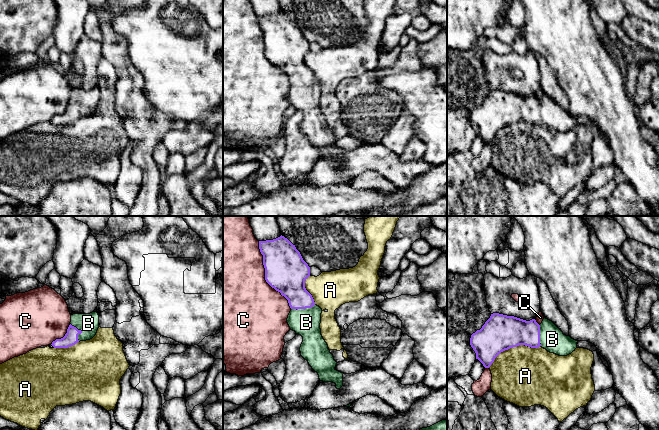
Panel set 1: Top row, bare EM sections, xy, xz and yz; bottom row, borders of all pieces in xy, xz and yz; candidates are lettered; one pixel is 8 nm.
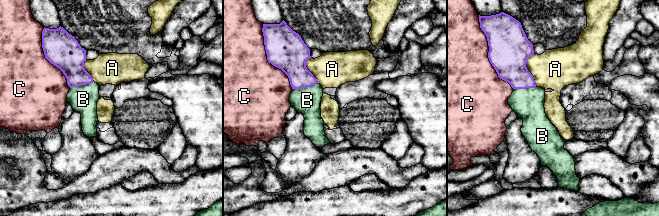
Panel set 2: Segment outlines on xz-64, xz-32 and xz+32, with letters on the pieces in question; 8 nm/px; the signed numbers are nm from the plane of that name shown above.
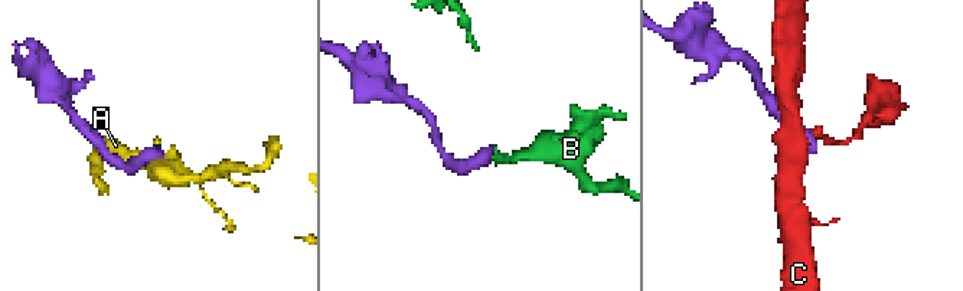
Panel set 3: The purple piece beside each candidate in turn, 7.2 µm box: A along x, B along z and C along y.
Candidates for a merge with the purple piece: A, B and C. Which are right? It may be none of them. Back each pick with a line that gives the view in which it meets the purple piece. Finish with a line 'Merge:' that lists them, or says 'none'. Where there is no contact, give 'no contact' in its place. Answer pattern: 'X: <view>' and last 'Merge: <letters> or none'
B: xz
Merge: B

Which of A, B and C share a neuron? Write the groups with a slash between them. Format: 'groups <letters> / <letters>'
groups A / B / C

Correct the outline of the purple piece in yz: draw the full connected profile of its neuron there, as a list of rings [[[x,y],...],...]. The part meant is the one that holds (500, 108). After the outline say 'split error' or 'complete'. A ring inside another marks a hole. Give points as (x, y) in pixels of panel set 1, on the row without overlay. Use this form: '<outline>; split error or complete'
[[[499,89],[491,90],[480,106],[471,111],[470,121],[485,144],[489,144],[503,127],[519,121],[542,123],[550,129],[567,132],[577,124],[576,116],[566,112],[544,93],[539,101],[535,95],[526,97]]]; split error

